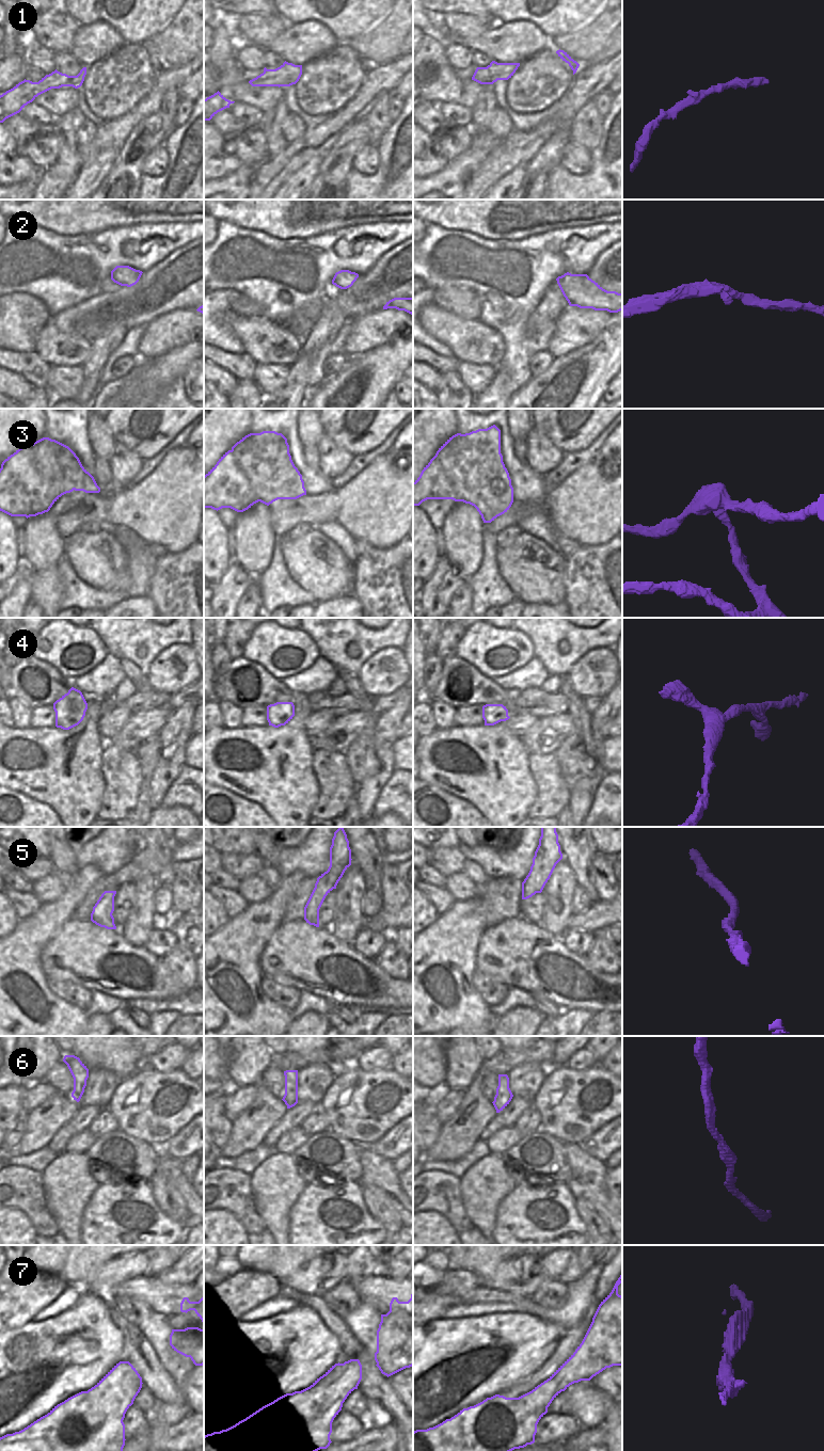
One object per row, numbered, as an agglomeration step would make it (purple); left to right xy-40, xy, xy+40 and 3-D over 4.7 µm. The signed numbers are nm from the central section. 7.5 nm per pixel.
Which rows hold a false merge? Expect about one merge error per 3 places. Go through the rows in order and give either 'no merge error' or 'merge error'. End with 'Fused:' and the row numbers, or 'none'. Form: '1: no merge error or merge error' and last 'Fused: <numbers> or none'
1: no merge error
2: no merge error
3: merge error
4: no merge error
5: no merge error
6: no merge error
7: no merge error
Fused: 3

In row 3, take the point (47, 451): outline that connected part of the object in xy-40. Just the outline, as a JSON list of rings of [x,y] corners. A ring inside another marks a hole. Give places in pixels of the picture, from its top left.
[[[43,437],[36,442],[33,443],[35,445],[35,466],[39,471],[39,473],[45,477],[53,476],[54,475],[54,467],[59,466],[59,458],[62,457],[68,449],[70,449],[68,446],[56,441],[51,440],[49,437]],[[70,449],[72,450],[72,449]],[[72,450],[73,451],[73,450]],[[73,451],[74,452],[74,451]],[[74,452],[75,453],[75,452]],[[75,453],[76,455],[76,453]]]

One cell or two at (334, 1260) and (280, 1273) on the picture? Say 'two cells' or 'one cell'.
two cells

